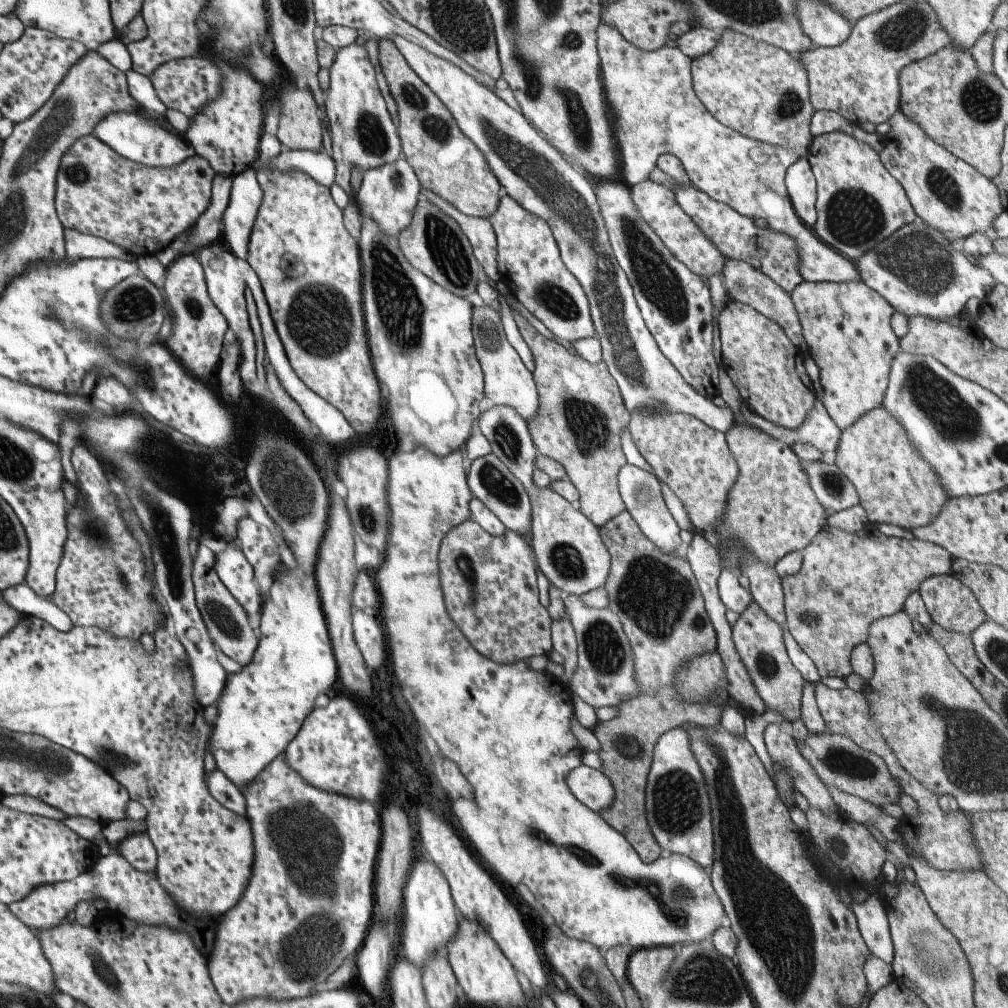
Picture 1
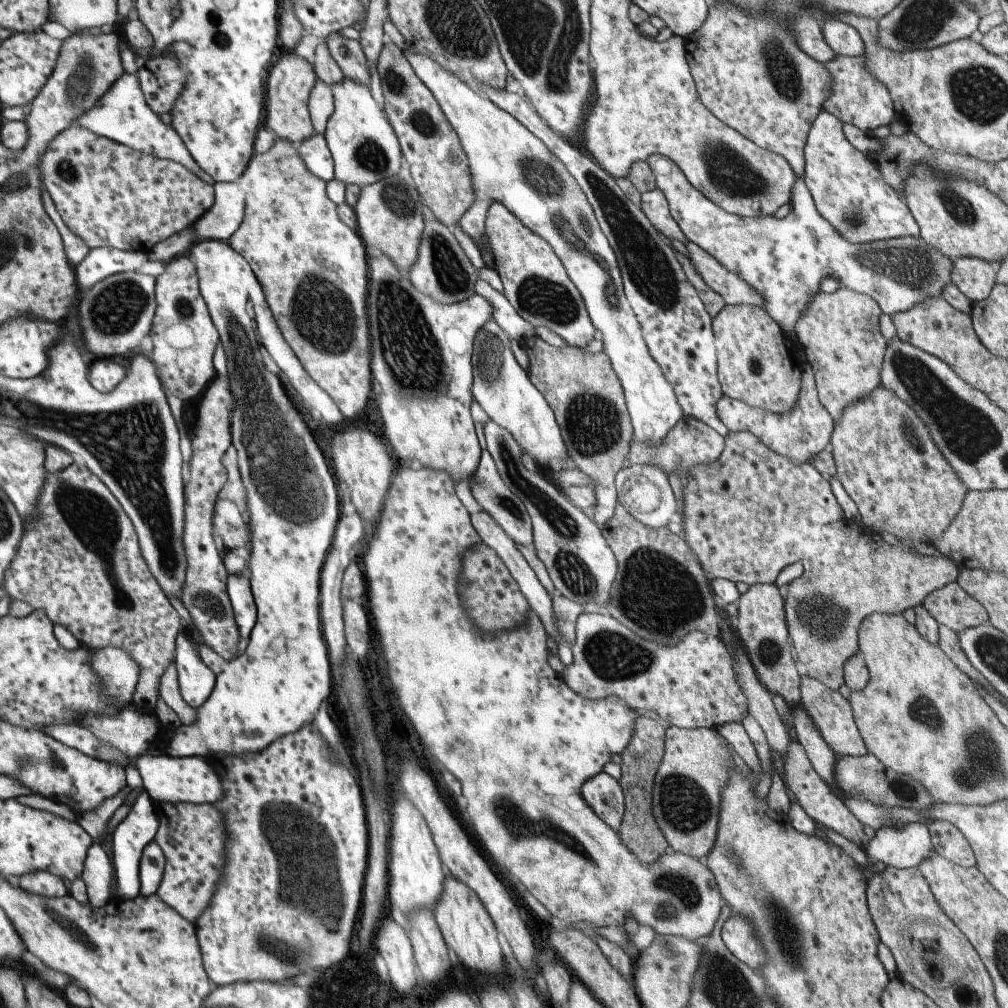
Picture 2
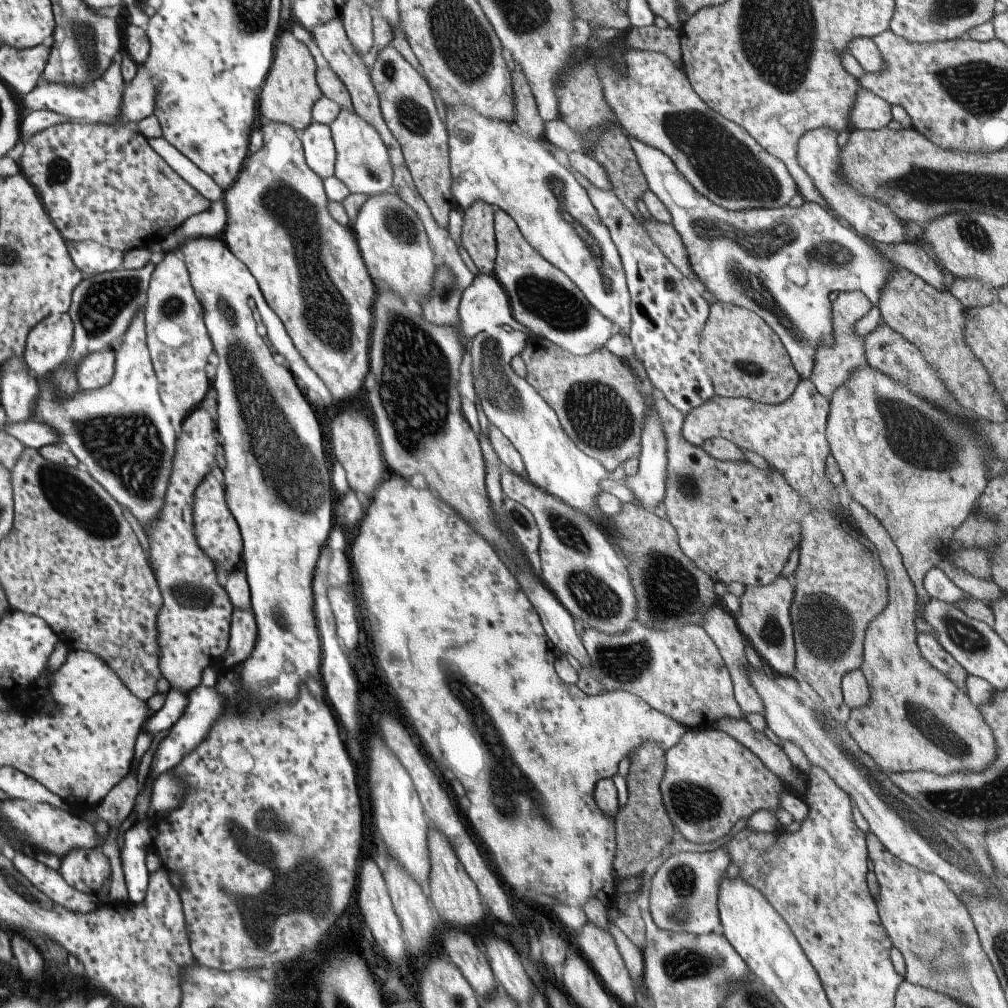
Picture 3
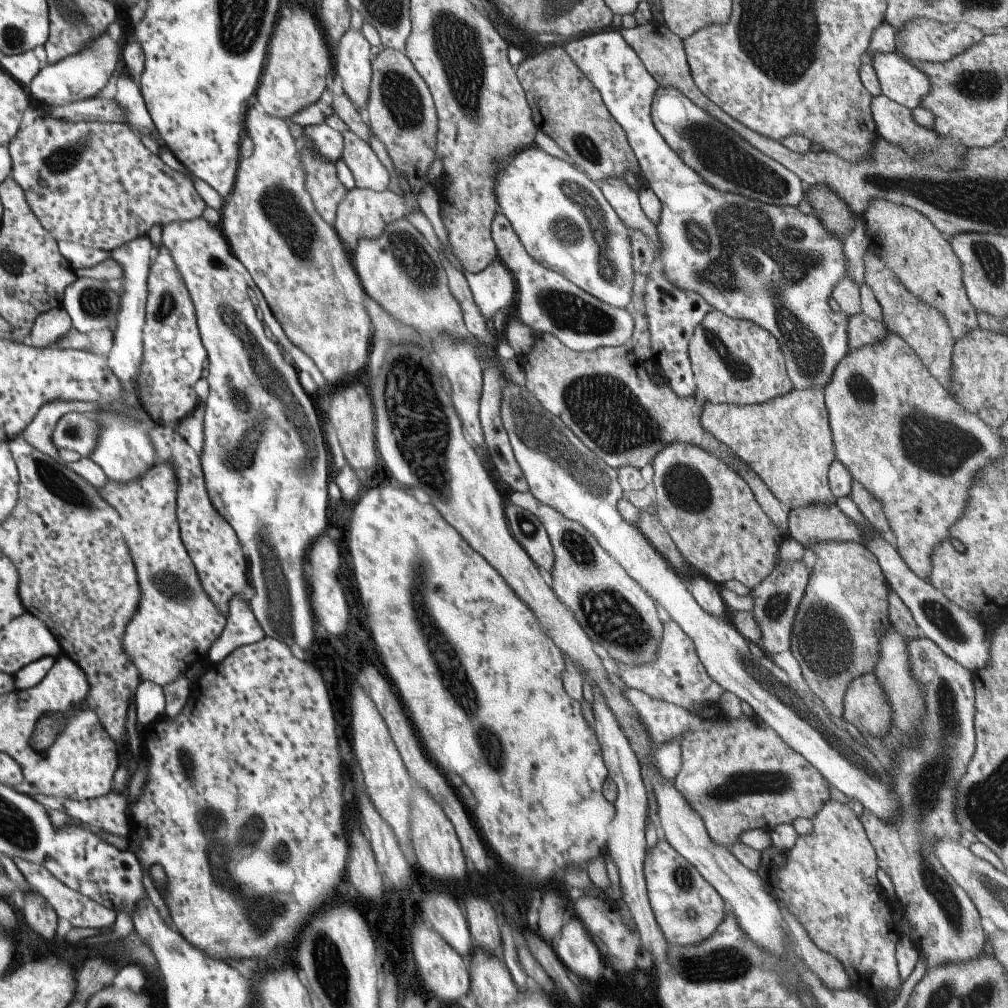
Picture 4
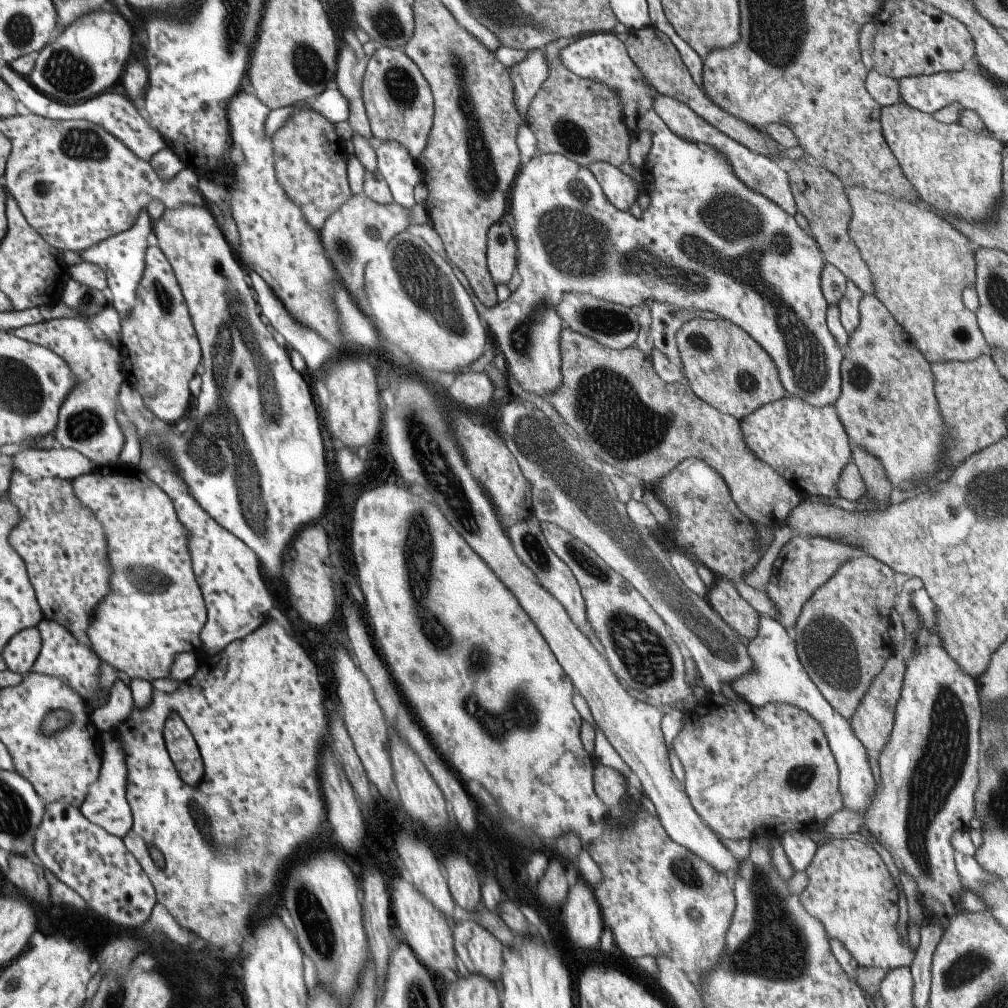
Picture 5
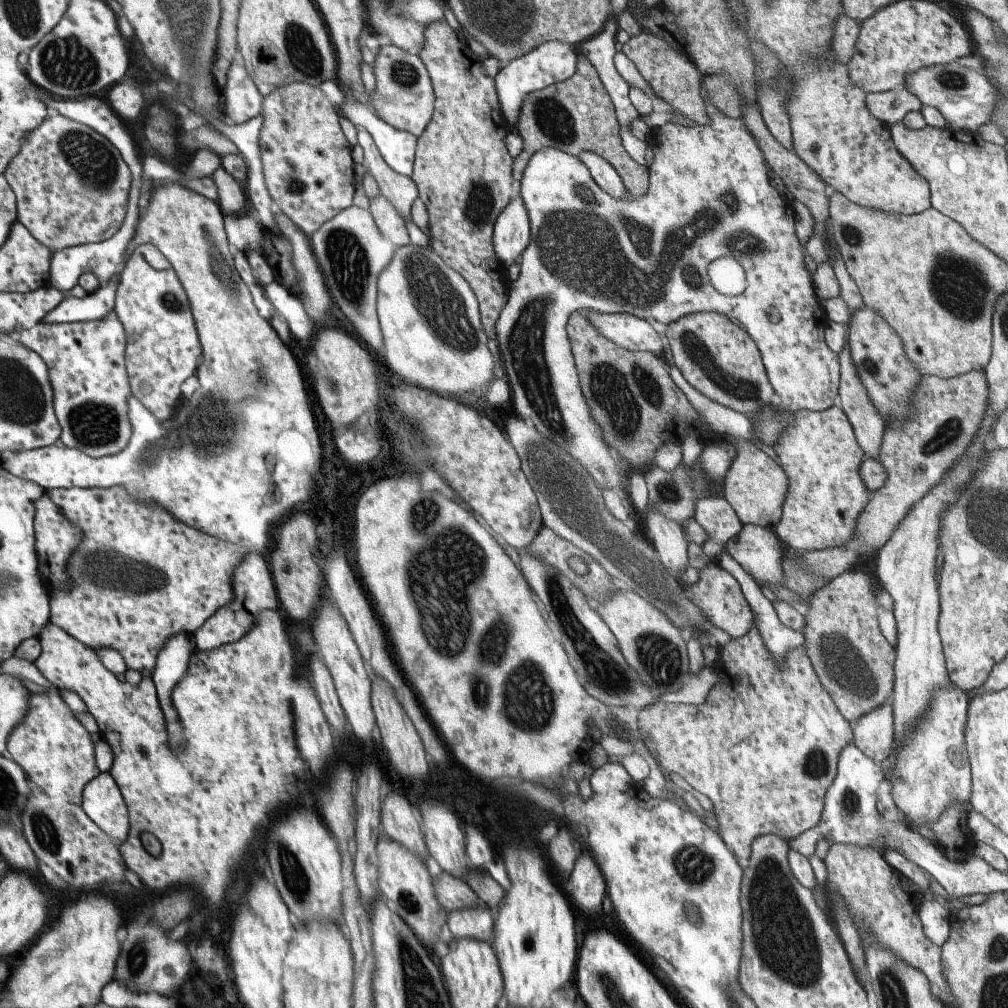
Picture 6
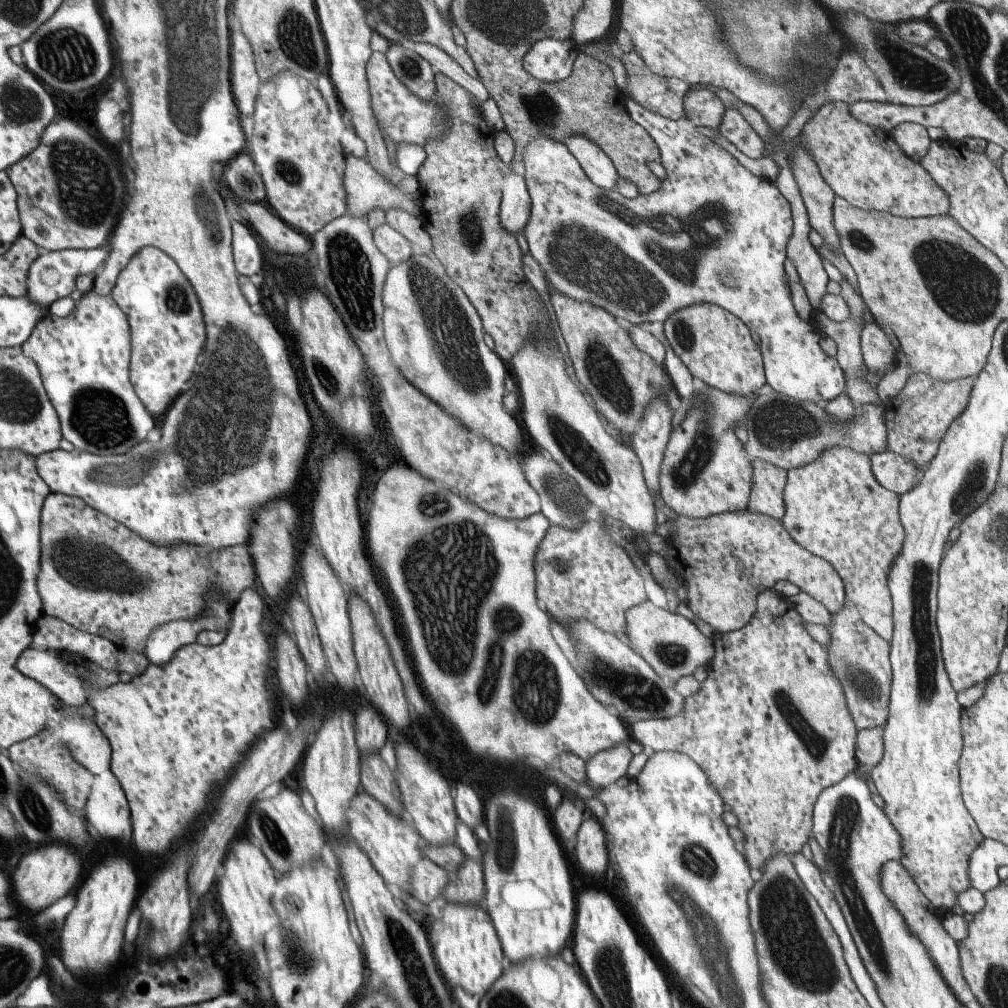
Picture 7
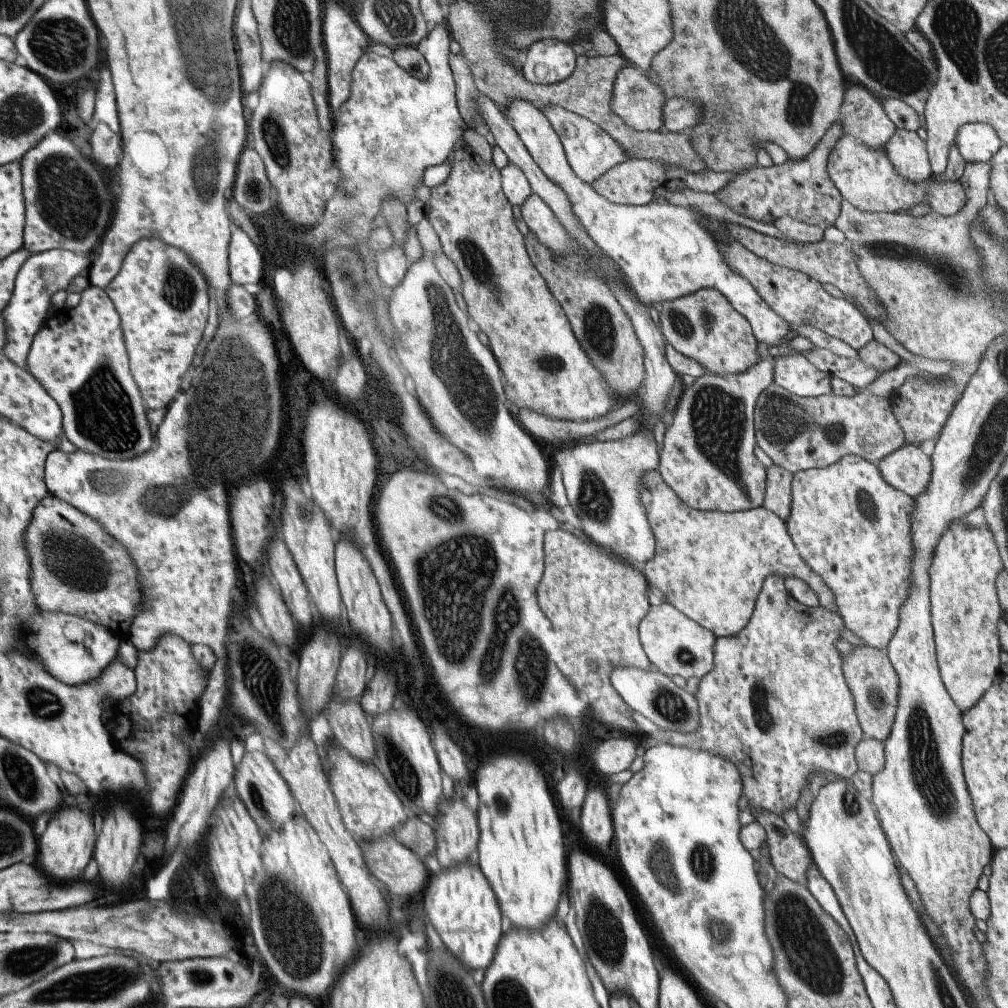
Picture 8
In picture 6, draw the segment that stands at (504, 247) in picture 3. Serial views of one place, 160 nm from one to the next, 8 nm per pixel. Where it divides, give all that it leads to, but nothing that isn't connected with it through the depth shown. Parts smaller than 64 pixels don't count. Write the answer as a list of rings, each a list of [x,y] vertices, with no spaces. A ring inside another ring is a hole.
[[[591,313],[584,316],[608,341],[630,351],[647,351],[663,357],[664,341],[643,319],[629,313]]]

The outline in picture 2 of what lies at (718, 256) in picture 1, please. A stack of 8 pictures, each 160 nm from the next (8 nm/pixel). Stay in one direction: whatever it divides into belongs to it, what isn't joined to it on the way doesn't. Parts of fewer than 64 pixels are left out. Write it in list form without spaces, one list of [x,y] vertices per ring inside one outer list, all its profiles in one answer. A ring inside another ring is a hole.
[[[657,188],[644,189],[640,194],[640,206],[649,222],[666,237],[679,240],[684,244],[686,238],[679,230],[674,218],[671,218],[664,194]]]

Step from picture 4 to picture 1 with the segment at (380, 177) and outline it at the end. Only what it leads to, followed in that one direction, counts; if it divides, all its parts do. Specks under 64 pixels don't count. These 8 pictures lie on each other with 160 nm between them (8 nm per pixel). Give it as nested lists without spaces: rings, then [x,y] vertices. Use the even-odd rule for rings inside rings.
[[[362,43],[338,49],[335,64],[330,68],[326,113],[332,133],[336,183],[350,194],[351,203],[358,208],[356,192],[351,184],[355,168],[363,171],[376,169],[401,156],[398,132],[387,114],[386,96],[381,92],[374,64]]]

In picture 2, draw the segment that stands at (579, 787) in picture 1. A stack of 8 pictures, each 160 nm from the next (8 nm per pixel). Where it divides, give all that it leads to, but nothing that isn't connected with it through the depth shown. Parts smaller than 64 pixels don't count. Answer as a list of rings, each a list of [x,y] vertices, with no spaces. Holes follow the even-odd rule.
[[[601,771],[581,785],[580,793],[591,810],[618,834],[625,817],[624,796],[618,781]]]

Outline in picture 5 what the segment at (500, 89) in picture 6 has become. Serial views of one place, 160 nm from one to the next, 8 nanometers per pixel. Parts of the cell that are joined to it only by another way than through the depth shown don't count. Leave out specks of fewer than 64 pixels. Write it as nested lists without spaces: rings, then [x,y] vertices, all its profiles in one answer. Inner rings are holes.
[[[614,32],[611,33],[595,33],[585,35],[582,38],[577,38],[572,44],[565,46],[558,52],[560,63],[573,74],[577,76],[588,78],[600,83],[609,85],[620,98],[620,105],[622,106],[622,121],[629,130],[630,135],[636,135],[641,130],[651,131],[651,145],[646,155],[642,171],[649,170],[649,178],[651,178],[651,187],[648,192],[649,202],[646,206],[646,212],[643,212],[640,218],[635,218],[629,211],[622,211],[615,208],[602,193],[599,183],[595,180],[593,173],[584,166],[579,166],[576,162],[565,158],[560,154],[541,153],[535,154],[531,157],[529,162],[524,168],[518,171],[514,178],[514,182],[510,192],[509,216],[513,220],[512,234],[516,244],[516,268],[519,274],[519,285],[515,288],[508,298],[499,301],[494,307],[483,306],[479,300],[474,297],[467,279],[463,273],[449,263],[452,271],[455,273],[457,280],[461,286],[470,294],[471,302],[473,302],[478,316],[481,318],[485,327],[487,328],[493,345],[503,354],[505,362],[506,375],[515,379],[515,382],[531,394],[537,396],[547,396],[554,393],[560,385],[560,352],[558,349],[558,340],[560,330],[562,329],[562,320],[556,313],[556,306],[565,293],[585,293],[601,299],[602,301],[609,301],[616,305],[621,305],[627,308],[638,306],[642,302],[649,304],[661,303],[672,307],[679,311],[686,309],[687,311],[705,311],[714,314],[714,316],[727,319],[729,322],[735,324],[744,330],[764,351],[769,355],[769,358],[774,362],[779,382],[784,390],[784,397],[799,397],[807,404],[814,407],[824,407],[825,405],[833,405],[840,395],[840,364],[842,361],[842,349],[837,346],[831,334],[829,334],[826,327],[825,317],[828,304],[823,298],[820,289],[820,272],[822,269],[823,261],[820,260],[821,254],[819,252],[816,242],[811,237],[809,232],[804,232],[795,223],[793,216],[781,210],[774,202],[767,200],[762,194],[750,189],[747,185],[735,176],[730,164],[717,149],[713,149],[711,145],[703,145],[699,143],[689,142],[679,138],[673,134],[671,130],[665,126],[665,123],[655,114],[652,107],[652,94],[655,90],[644,80],[638,68],[633,64],[629,58],[627,51],[624,49],[624,41],[620,41]],[[543,47],[529,50],[525,58],[507,68],[512,84],[512,103],[518,114],[526,114],[526,110],[528,109],[531,99],[540,89],[540,86],[547,78],[549,71],[550,68],[548,67],[548,60],[546,59],[546,54],[544,53]]]

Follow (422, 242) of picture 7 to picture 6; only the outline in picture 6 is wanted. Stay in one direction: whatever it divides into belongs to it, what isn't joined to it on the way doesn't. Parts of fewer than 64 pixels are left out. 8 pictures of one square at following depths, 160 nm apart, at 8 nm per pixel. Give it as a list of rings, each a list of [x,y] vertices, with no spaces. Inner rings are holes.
[[[369,131],[359,132],[357,143],[363,148],[363,162],[379,183],[381,194],[385,195],[404,221],[409,221],[411,203],[418,197],[415,183],[410,176],[403,176],[387,166],[387,161]]]

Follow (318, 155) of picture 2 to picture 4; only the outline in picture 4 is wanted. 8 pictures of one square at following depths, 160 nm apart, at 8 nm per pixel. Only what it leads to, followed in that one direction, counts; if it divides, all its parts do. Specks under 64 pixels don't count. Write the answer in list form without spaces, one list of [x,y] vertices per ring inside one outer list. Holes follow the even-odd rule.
[[[309,125],[304,128],[305,133],[308,134],[307,144],[320,157],[331,162],[337,162],[344,153],[344,134],[325,125]]]

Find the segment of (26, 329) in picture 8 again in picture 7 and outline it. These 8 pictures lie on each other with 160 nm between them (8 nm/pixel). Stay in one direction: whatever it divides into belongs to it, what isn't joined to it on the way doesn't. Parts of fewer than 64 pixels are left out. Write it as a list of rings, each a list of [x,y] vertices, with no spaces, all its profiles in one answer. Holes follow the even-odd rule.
[[[111,241],[96,249],[63,249],[62,251],[42,252],[38,260],[31,265],[28,296],[43,309],[48,310],[55,300],[67,296],[76,289],[76,280],[97,270],[107,260],[112,246]]]

